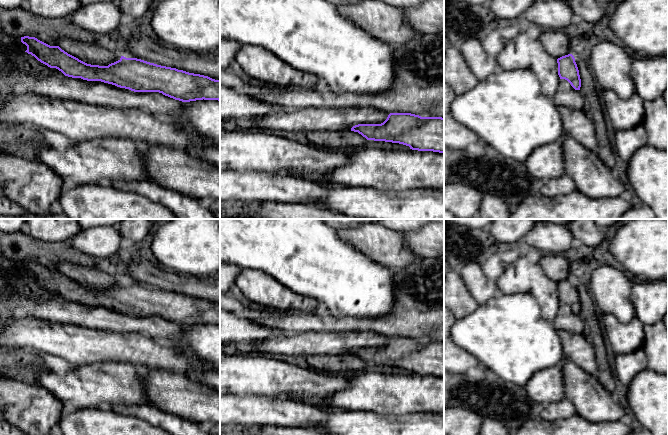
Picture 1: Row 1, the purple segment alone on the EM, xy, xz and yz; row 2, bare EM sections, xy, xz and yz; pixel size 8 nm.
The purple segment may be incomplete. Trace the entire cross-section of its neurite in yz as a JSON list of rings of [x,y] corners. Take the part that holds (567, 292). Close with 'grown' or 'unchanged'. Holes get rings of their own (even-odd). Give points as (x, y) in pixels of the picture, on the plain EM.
[[[572,278],[557,283],[558,299],[560,303],[567,304],[575,314],[580,314],[581,303],[579,294]]]; unchanged

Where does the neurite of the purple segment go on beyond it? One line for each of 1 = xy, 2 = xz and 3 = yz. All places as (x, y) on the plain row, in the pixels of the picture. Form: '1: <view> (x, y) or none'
1: none
2: none
3: none

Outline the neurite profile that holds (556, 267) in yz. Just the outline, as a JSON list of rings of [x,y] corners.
[[[538,254],[535,260],[550,280],[558,283],[571,278],[569,261],[564,254]]]

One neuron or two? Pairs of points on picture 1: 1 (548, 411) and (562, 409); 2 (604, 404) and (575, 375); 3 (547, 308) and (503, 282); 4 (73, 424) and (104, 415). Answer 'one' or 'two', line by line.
1: one
2: one
3: one
4: one

